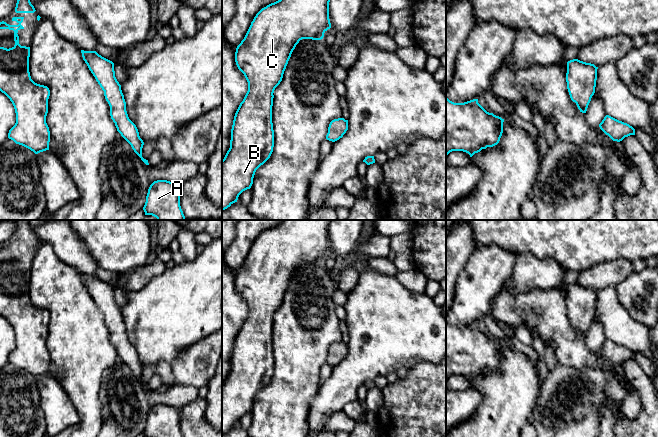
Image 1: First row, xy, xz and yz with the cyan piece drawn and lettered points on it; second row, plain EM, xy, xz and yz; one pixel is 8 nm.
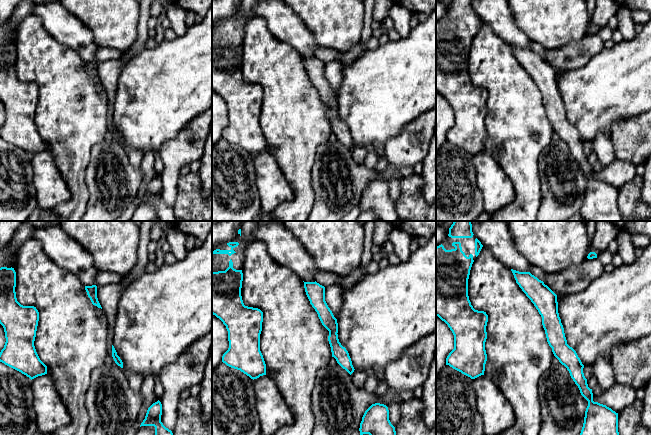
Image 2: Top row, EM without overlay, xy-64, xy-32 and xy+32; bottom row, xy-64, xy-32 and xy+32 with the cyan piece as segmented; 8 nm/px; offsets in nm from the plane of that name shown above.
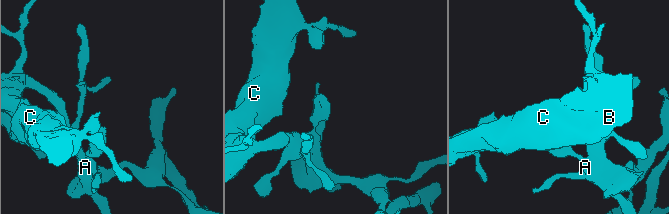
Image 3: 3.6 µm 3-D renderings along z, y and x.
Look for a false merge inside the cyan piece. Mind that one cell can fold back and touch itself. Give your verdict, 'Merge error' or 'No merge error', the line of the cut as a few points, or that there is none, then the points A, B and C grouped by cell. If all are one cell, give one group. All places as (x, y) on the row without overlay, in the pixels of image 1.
Merge error. Split along xy (110, 330), (123, 330), (125, 332). Groups: A / B C

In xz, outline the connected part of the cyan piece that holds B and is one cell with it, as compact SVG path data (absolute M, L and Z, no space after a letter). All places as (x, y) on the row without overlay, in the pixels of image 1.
M282 220L280 224L262 232L235 276L235 286L248 306L248 315L240 327L231 353L230 372L222 384L222 435L237 426L239 419L250 413L256 394L271 380L274 371L272 330L274 314L280 308L296 269L302 263L321 264L331 252L329 226L332 220Z

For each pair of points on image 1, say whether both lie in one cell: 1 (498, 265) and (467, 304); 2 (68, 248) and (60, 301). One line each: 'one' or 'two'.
1: one
2: two

